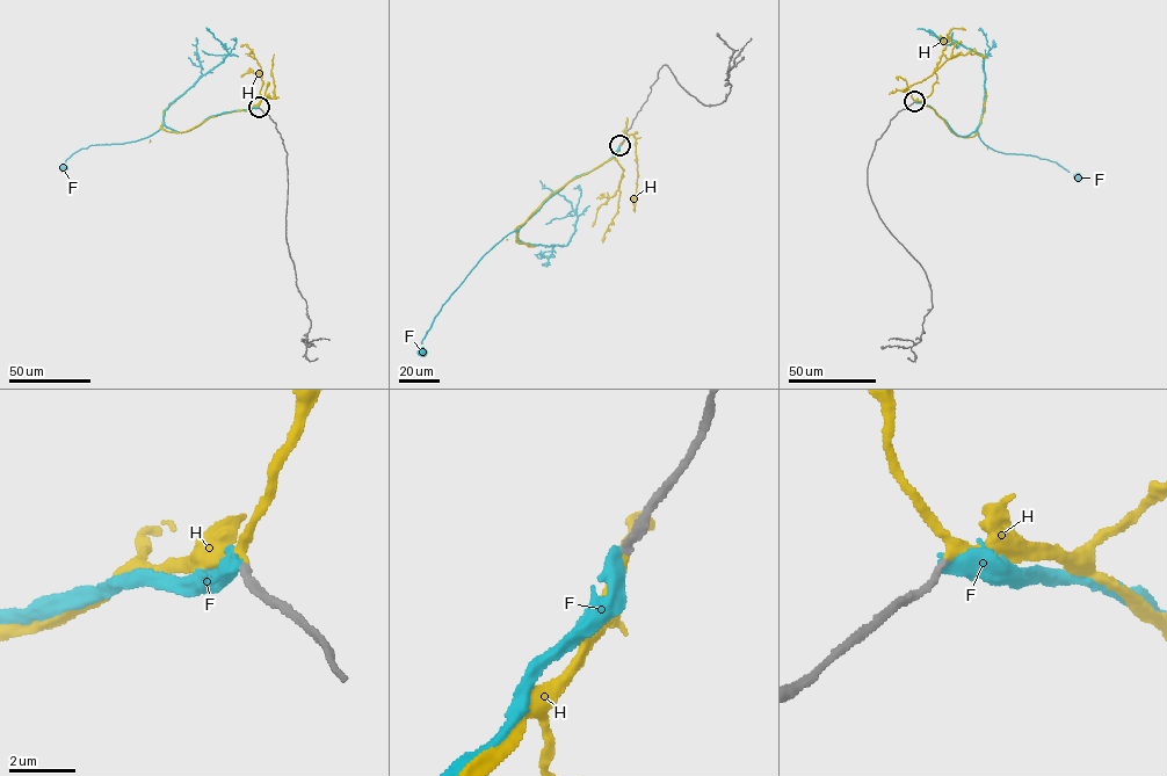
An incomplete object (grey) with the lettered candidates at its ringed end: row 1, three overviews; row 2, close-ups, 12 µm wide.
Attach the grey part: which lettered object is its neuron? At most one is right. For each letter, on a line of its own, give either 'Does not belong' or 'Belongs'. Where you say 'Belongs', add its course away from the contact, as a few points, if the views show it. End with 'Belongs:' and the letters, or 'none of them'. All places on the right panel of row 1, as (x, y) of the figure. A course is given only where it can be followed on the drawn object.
F: Does not belong
H: Belongs. Its course: (914, 101), (932, 108), (952, 132), (972, 137), (981, 121), (986, 91)
Belongs: H

